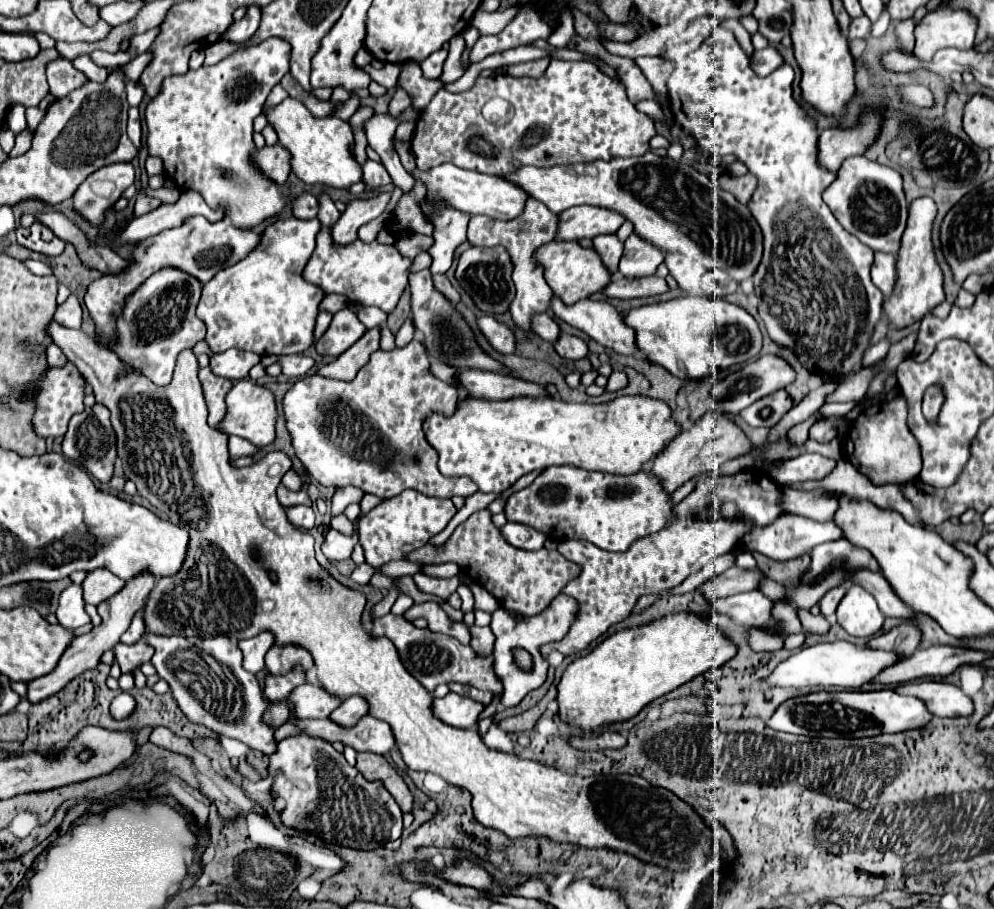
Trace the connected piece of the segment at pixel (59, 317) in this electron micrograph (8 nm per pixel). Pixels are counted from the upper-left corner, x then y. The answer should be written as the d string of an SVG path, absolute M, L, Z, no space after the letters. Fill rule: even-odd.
M69 296L63 304L57 306L55 322L65 328L79 328L81 326L81 306L75 296Z

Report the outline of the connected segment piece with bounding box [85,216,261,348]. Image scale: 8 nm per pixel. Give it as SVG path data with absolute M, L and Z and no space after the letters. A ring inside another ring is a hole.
M203 216L189 218L179 228L163 230L161 234L147 238L145 242L139 242L139 246L131 256L133 264L129 266L129 270L117 276L101 276L87 288L85 306L95 324L95 342L103 348L109 348L117 340L115 328L119 318L119 304L123 304L133 294L133 290L137 290L161 266L181 266L181 270L193 274L197 280L209 282L213 274L217 274L219 270L243 260L259 242L261 236L255 234L253 230L239 230L231 226L227 218L221 222L209 222Z

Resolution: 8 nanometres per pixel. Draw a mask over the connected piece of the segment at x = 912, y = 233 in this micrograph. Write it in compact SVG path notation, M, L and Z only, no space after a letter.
M917 198L909 206L909 220L907 228L901 238L901 250L899 250L899 262L897 262L897 286L889 300L885 300L885 316L889 322L897 328L909 326L917 320L921 320L925 314L929 314L937 304L945 300L943 290L943 272L935 258L935 248L931 240L933 222L937 216L937 206L933 198Z

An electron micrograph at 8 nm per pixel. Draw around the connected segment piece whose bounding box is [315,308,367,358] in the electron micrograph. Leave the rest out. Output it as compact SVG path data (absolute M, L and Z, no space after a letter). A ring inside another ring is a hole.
M343 308L333 314L333 320L331 320L327 332L317 340L317 344L315 344L317 354L337 358L349 346L353 346L353 342L357 342L365 334L365 330L367 328L361 326L361 322L357 322L355 312L349 308Z

